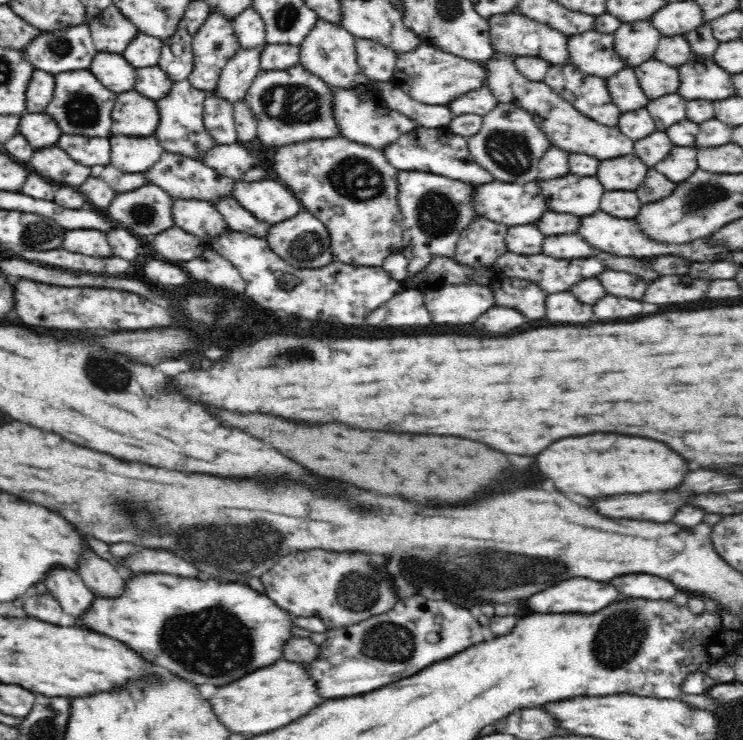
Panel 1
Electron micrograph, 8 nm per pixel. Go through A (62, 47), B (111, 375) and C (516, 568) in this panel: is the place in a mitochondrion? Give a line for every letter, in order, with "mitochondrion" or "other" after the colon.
A: mitochondrion
B: mitochondrion
C: mitochondrion

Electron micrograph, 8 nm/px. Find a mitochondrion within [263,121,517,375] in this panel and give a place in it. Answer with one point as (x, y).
(355, 178)

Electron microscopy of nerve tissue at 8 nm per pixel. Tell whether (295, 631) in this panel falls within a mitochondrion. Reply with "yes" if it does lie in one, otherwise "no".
no

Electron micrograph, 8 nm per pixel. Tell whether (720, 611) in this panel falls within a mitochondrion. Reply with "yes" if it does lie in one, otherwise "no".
no

